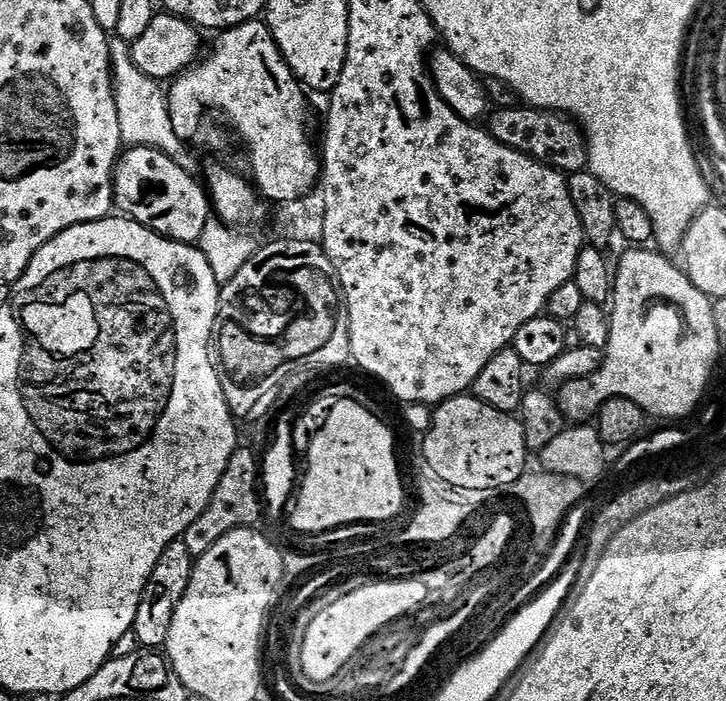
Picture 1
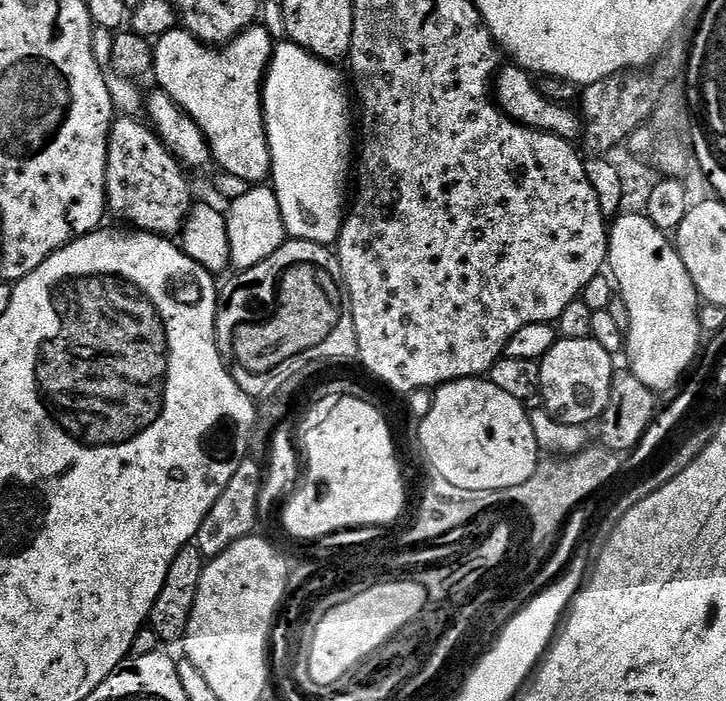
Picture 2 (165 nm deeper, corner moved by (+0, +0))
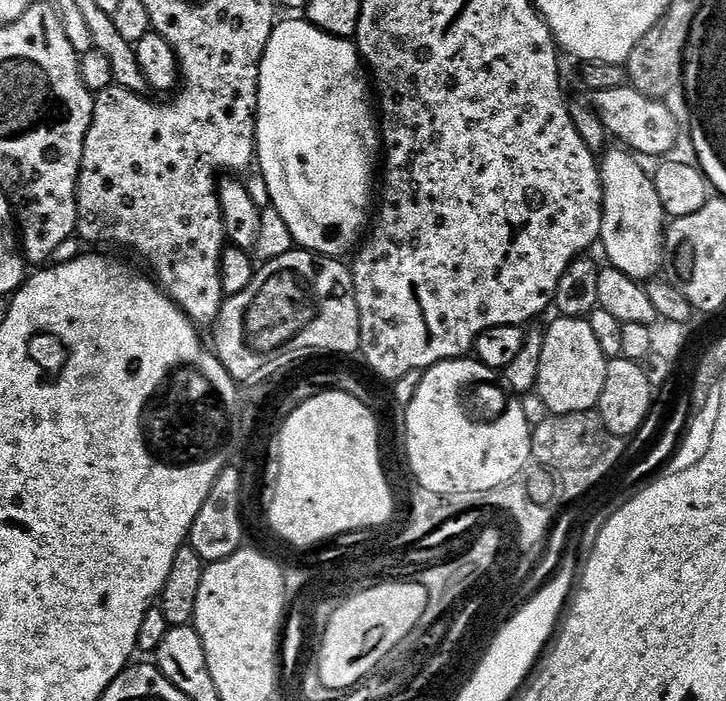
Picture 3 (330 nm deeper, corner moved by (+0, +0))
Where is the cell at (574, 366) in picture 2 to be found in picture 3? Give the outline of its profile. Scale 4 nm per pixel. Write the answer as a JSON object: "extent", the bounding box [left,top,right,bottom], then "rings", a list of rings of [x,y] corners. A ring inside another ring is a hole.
{"extent":[535,315,610,416],"rings":[[[561,315],[544,332],[542,362],[538,366],[535,393],[542,398],[553,416],[593,411],[606,386],[610,357],[598,346],[598,338],[587,318]]]}

